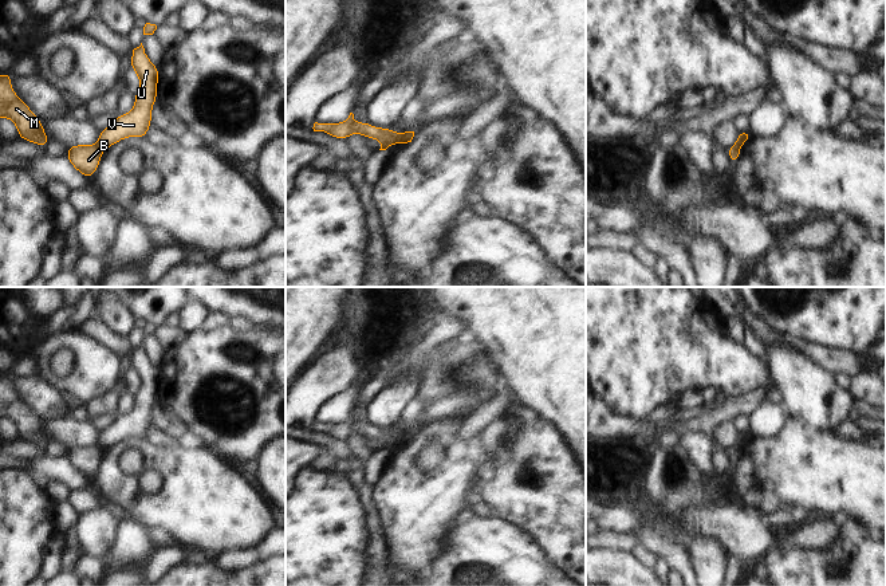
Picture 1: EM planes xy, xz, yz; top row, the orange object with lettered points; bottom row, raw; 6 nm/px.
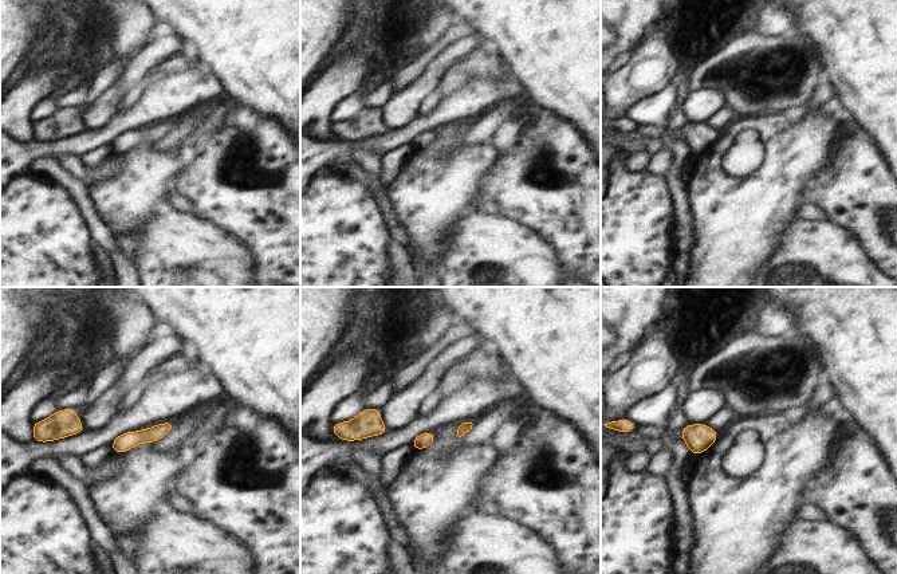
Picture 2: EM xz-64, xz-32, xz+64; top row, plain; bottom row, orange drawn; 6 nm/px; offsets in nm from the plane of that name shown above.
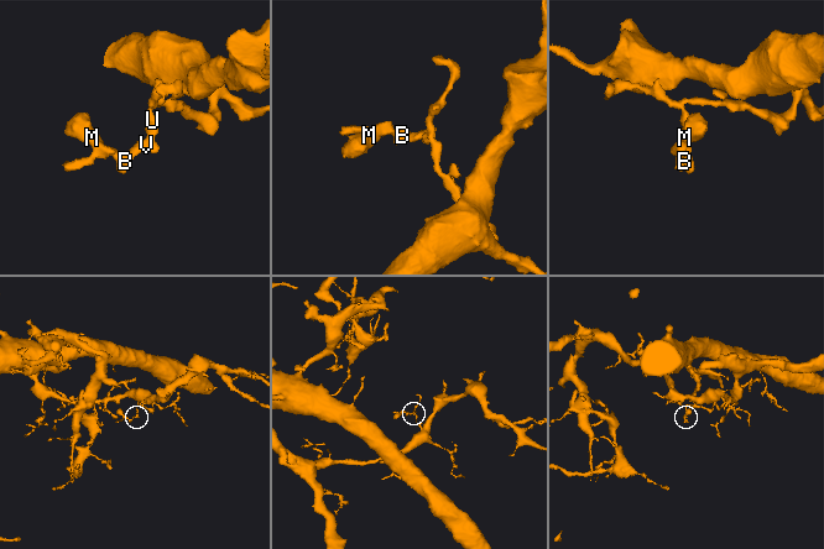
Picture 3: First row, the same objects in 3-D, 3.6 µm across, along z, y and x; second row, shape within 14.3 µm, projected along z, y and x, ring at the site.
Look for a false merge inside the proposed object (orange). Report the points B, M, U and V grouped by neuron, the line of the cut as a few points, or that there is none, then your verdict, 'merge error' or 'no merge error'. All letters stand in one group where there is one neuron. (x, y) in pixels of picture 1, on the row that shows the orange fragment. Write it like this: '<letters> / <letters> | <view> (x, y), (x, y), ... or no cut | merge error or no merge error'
B M / U V | xz (401, 134), (397, 142) | merge error

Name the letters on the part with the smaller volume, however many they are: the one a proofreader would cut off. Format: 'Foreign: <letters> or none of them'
Foreign: B, M

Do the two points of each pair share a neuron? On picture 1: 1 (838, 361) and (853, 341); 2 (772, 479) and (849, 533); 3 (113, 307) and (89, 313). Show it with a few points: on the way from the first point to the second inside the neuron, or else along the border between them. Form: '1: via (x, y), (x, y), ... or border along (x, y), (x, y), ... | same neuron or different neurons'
1: border along (815, 343), (823, 347), (863, 353) | different neurons
2: border along (838, 518), (854, 518), (865, 527) | different neurons
3: border along (94, 301), (94, 311), (98, 318) | different neurons

